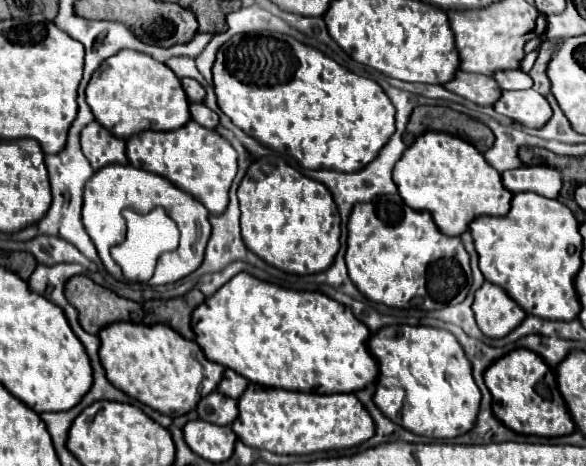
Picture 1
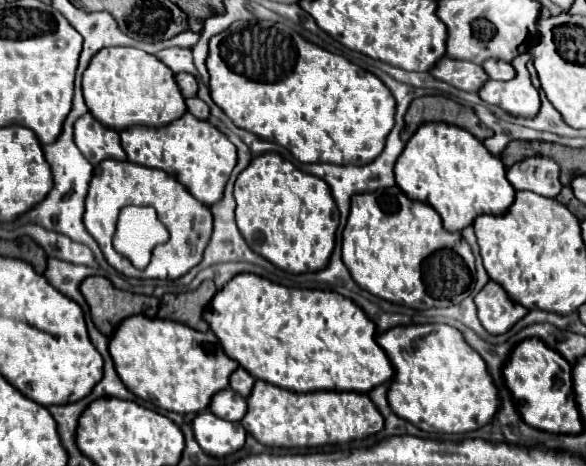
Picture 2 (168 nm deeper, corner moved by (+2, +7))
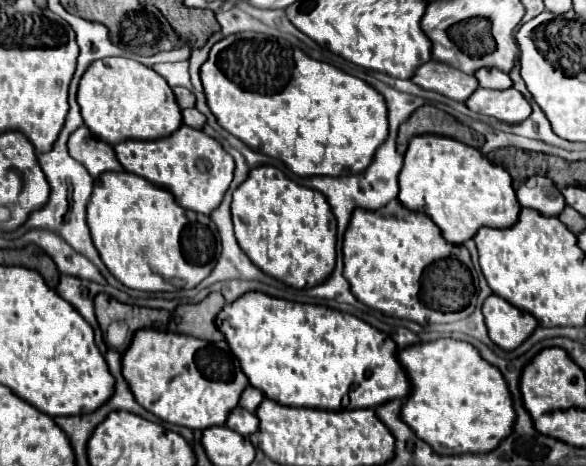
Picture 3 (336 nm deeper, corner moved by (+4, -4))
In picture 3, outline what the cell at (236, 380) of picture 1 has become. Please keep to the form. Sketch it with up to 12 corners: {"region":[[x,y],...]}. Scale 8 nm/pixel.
{"region":[[251,385],[243,391],[239,405],[255,413],[263,393]]}

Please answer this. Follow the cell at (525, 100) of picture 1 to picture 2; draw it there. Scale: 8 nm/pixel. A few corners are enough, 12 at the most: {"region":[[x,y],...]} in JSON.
{"region":[[513,60],[509,82],[487,80],[481,100],[513,116],[537,116],[541,100],[525,66]]}

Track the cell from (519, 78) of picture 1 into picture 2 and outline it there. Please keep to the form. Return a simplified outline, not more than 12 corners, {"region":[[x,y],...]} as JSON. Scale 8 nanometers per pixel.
{"region":[[485,60],[485,72],[493,80],[511,80],[515,70],[509,62]]}

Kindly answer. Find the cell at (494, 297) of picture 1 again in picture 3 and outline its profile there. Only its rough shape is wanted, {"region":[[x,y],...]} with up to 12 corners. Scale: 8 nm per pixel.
{"region":[[497,295],[483,315],[491,341],[517,349],[537,327],[533,315]]}

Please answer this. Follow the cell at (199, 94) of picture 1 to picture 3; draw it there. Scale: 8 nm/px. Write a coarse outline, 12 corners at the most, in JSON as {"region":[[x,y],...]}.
{"region":[[173,87],[181,109],[195,107],[195,95],[185,87]]}

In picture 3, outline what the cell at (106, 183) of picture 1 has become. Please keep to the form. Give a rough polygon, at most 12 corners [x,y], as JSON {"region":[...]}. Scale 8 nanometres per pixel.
{"region":[[103,173],[93,243],[125,287],[193,289],[221,251],[209,217]]}

